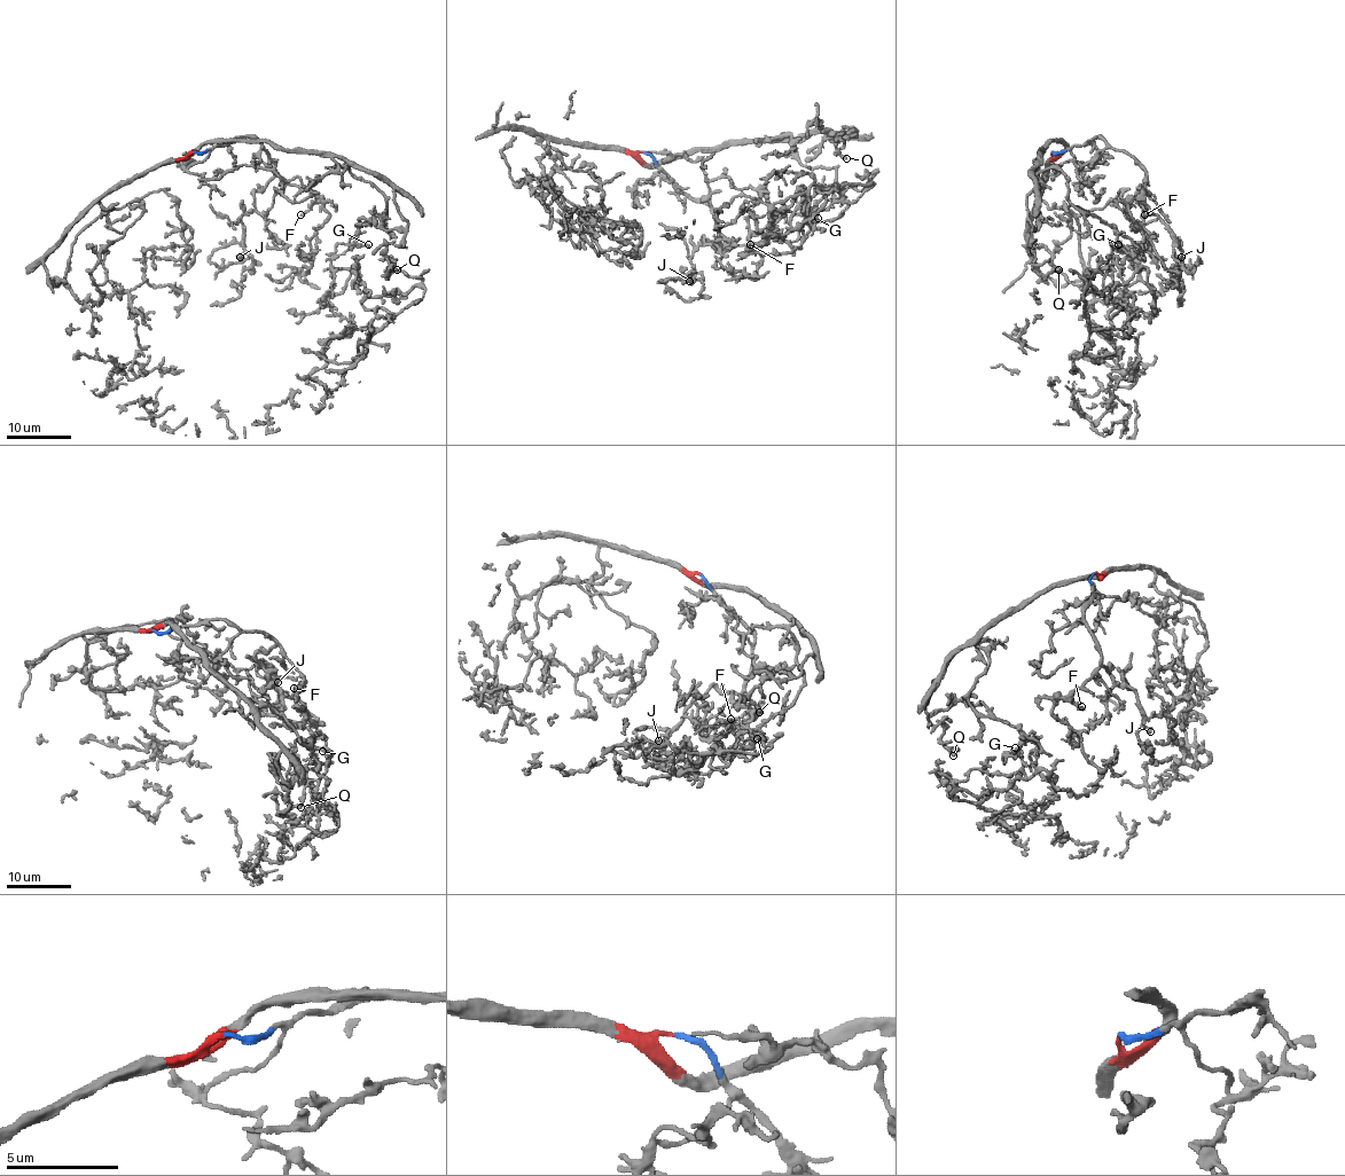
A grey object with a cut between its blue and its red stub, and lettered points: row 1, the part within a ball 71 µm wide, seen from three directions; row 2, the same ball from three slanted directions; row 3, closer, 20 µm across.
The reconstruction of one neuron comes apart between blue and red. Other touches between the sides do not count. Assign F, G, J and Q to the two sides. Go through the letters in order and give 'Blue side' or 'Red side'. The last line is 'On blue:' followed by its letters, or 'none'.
F: Blue side
G: Red side
J: Blue side
Q: Red side
On blue: F, J

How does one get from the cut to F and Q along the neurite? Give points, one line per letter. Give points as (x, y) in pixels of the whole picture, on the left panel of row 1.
F: (193, 151), (255, 136), (275, 171), (290, 183), (313, 193), (314, 204), (300, 214)
Q: (193, 151), (272, 142), (378, 173), (407, 224), (386, 248), (386, 275), (396, 271)

